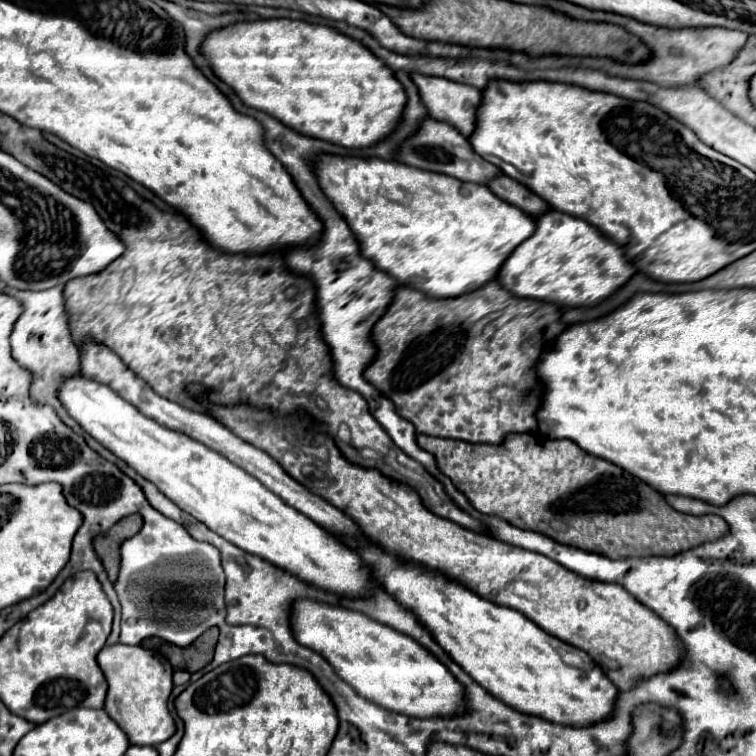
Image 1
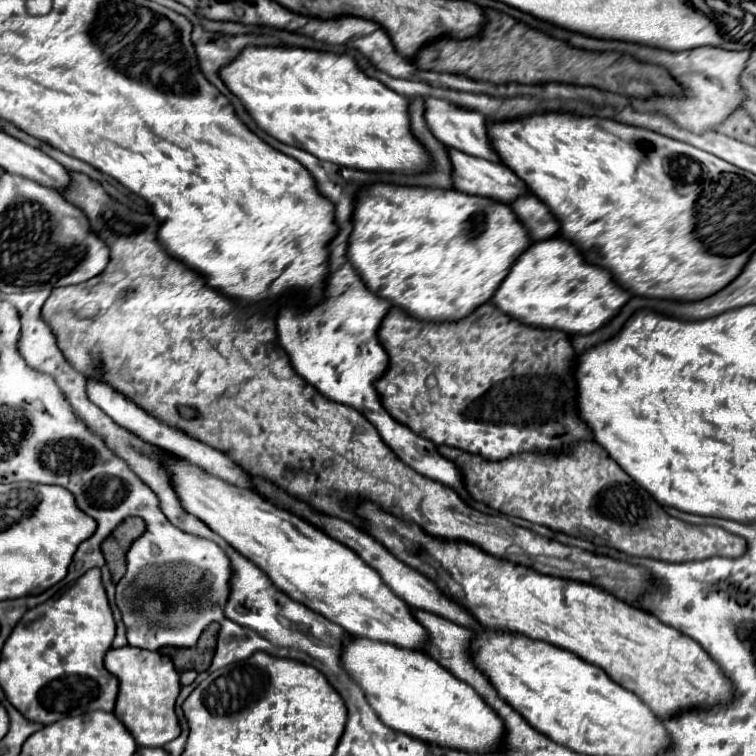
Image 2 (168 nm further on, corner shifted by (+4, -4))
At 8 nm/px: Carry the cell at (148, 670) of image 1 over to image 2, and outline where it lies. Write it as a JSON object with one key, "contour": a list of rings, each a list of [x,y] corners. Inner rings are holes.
{"contour":[[[128,645],[122,649],[110,649],[104,661],[106,669],[120,679],[114,715],[130,729],[136,743],[144,747],[164,747],[166,743],[174,741],[180,735],[180,723],[174,711],[180,693],[180,673],[174,669],[172,659],[158,651]]]}

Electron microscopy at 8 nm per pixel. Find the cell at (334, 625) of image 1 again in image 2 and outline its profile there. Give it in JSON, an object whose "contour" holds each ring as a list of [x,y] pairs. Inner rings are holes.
{"contour":[[[352,639],[344,647],[342,665],[364,689],[368,703],[390,729],[444,749],[452,747],[478,755],[500,753],[500,743],[506,733],[504,721],[492,707],[486,707],[484,699],[468,683],[456,679],[430,655],[398,651],[390,643]]]}

